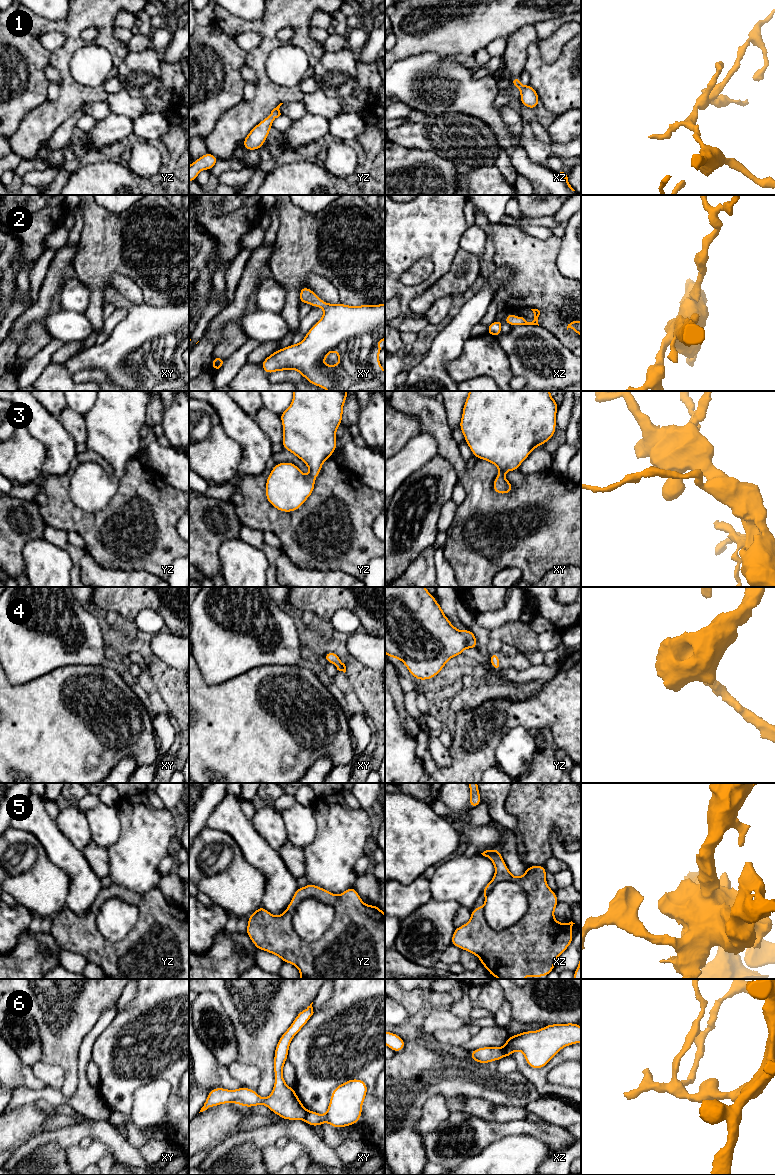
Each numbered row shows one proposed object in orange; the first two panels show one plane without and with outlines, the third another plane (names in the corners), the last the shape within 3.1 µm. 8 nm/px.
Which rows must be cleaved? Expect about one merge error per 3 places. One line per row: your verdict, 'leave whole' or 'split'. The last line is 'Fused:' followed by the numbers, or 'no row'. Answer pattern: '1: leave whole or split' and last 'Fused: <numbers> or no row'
1: leave whole
2: leave whole
3: leave whole
4: leave whole
5: split
6: split
Fused: 5, 6

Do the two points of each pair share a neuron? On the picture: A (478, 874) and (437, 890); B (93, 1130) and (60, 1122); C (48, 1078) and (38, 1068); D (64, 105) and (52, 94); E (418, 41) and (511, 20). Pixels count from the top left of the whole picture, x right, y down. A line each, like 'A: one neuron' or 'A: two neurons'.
A: one neuron
B: two neurons
C: one neuron
D: two neurons
E: one neuron

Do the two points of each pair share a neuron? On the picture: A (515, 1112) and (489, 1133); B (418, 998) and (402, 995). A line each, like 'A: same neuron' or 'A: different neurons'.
A: different neurons
B: same neuron

